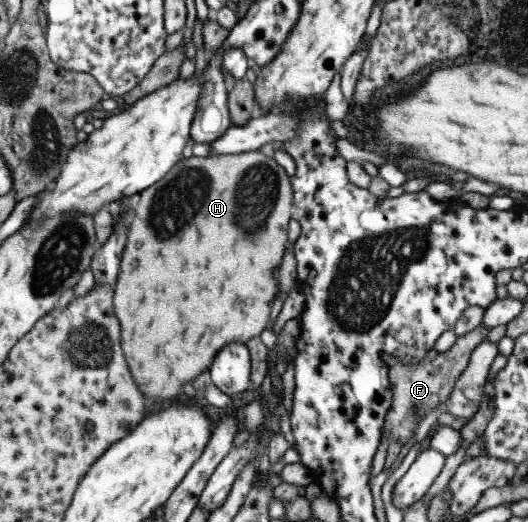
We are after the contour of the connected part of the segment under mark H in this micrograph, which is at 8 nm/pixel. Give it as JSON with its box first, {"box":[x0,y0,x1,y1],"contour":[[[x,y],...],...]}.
{"box":[113,151,292,406],"contour":[[[246,151],[238,154],[216,154],[206,157],[192,155],[186,159],[181,158],[158,182],[141,190],[133,198],[132,215],[127,226],[126,244],[121,252],[118,270],[118,280],[113,286],[114,316],[118,316],[120,326],[120,348],[124,352],[126,364],[132,372],[132,378],[136,380],[138,390],[148,396],[146,406],[160,404],[160,402],[173,401],[180,394],[180,384],[186,380],[192,380],[198,376],[204,368],[210,366],[214,354],[224,345],[230,342],[246,344],[246,340],[260,336],[265,331],[268,323],[271,305],[275,300],[279,289],[277,280],[272,276],[272,270],[276,272],[282,262],[284,243],[286,242],[286,228],[291,218],[292,189],[289,176],[285,170],[276,164],[273,157],[265,156],[260,151]]]}

